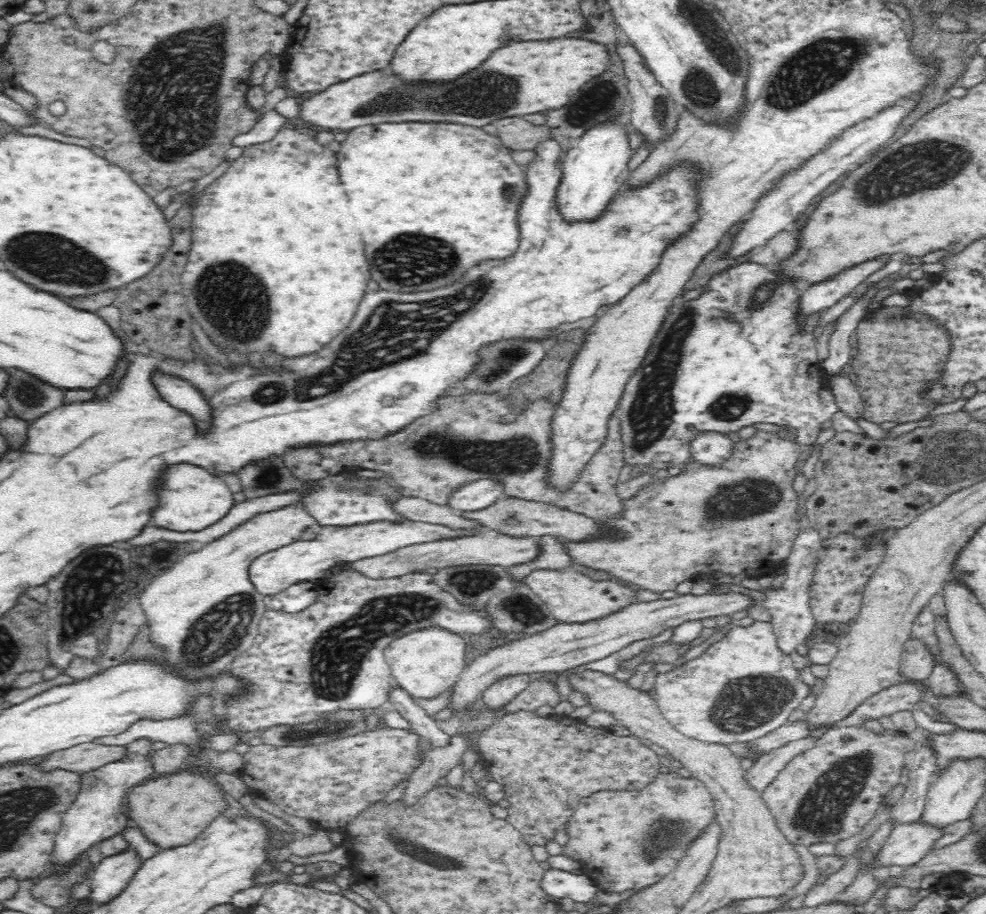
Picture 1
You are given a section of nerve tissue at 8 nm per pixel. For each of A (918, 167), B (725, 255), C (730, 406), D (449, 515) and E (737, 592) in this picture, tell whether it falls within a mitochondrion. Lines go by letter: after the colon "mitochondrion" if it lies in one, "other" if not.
A: mitochondrion
B: other
C: mitochondrion
D: other
E: other

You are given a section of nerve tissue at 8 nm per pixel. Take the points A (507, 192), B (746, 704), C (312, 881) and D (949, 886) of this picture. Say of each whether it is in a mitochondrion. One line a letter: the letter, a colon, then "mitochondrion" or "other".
A: mitochondrion
B: mitochondrion
C: other
D: other

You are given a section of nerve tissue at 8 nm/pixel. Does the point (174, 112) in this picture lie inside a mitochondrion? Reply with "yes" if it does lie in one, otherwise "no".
yes

